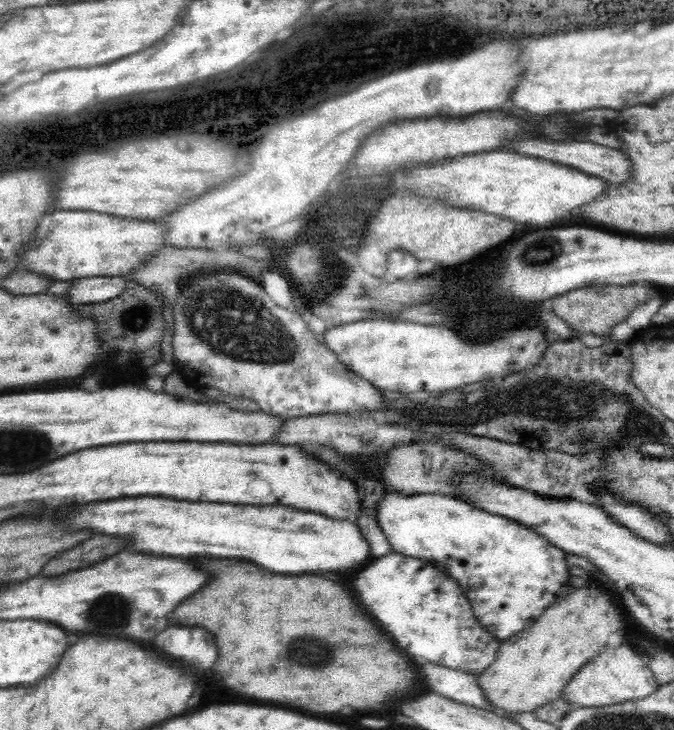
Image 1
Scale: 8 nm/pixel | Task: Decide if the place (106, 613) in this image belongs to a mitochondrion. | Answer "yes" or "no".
yes

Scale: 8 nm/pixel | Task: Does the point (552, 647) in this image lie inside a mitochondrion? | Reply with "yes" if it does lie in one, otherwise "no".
no

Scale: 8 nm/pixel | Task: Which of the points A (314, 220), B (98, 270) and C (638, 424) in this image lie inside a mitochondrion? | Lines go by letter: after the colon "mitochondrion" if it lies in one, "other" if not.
A: other
B: other
C: mitochondrion

